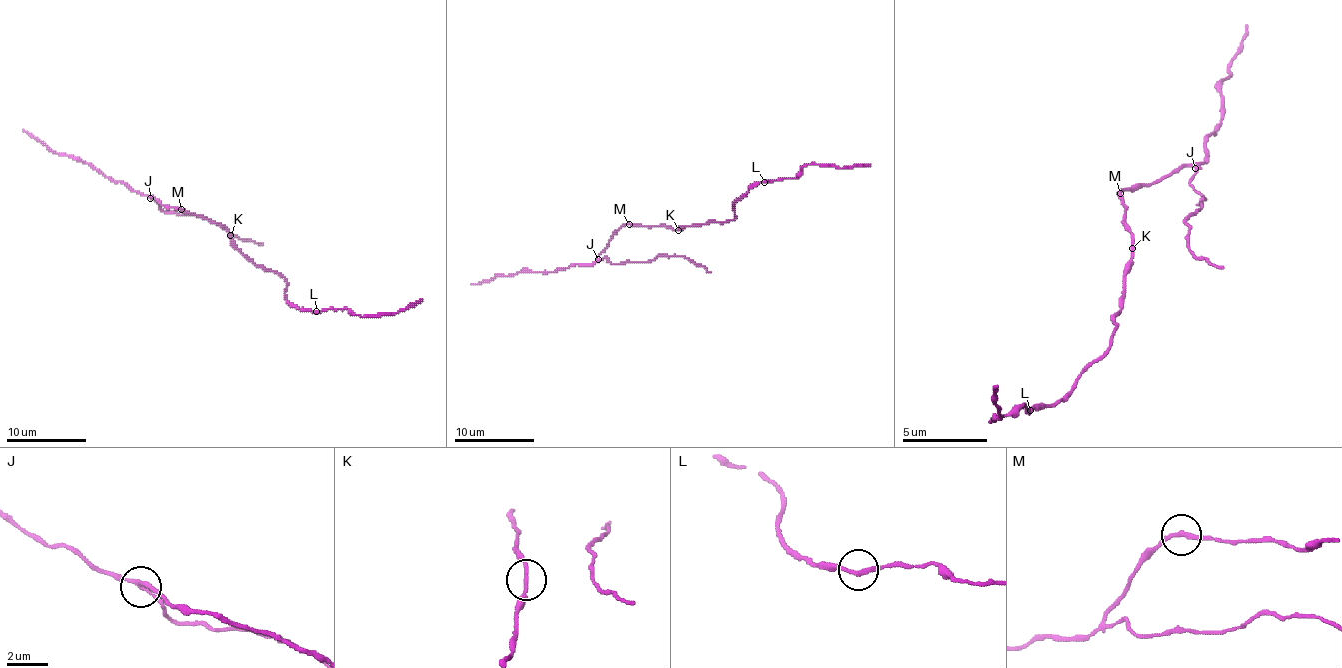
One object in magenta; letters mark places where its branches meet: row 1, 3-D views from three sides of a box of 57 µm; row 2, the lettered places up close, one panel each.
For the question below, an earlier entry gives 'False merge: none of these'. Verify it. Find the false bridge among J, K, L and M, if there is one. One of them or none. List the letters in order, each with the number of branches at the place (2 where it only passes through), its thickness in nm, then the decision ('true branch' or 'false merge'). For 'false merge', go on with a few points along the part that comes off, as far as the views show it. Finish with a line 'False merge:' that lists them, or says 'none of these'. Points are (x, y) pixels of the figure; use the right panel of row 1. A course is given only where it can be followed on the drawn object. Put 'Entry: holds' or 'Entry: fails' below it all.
J: 3 | 180 nm | false merge | (1196, 167), (1192, 184), (1205, 197), (1188, 218), (1188, 248), (1222, 269)
K: 2 | 170 nm | true branch
L: 2 | 200 nm | true branch
M: 2 | 220 nm | true branch
False merge: J
Entry: fails

